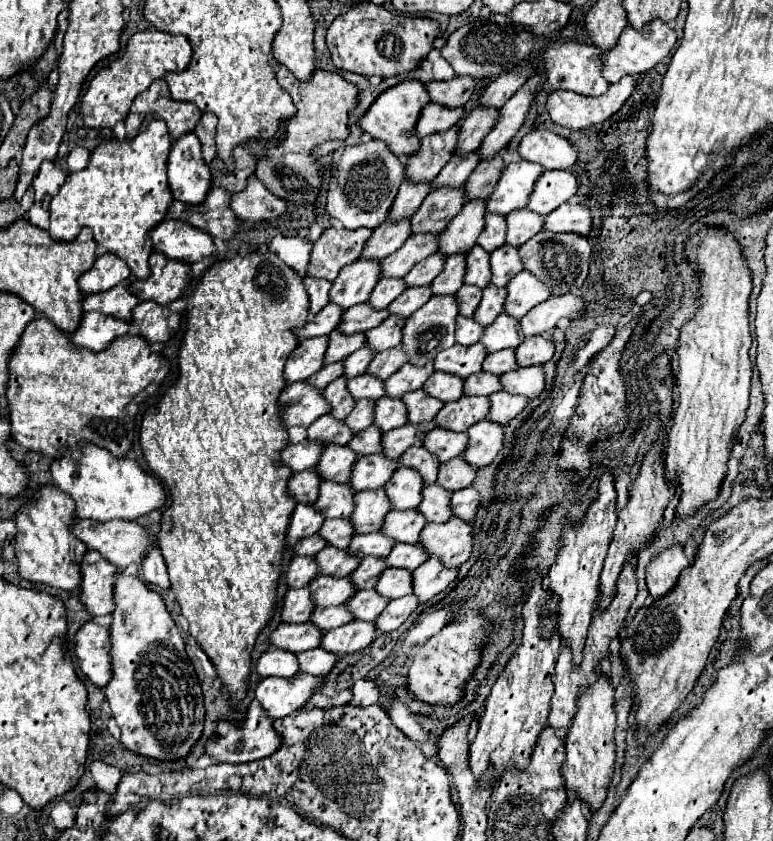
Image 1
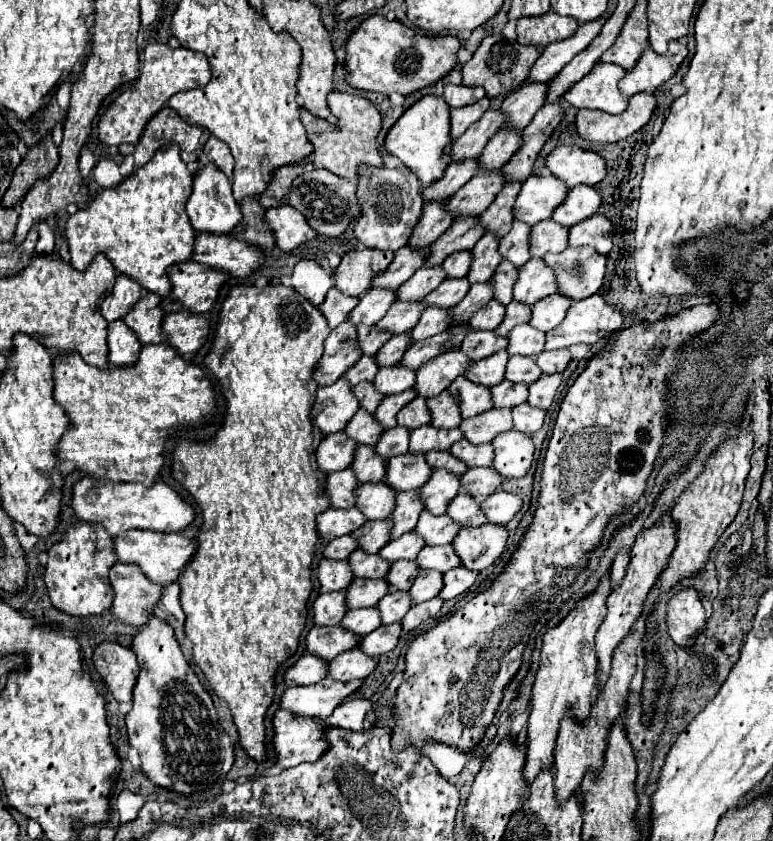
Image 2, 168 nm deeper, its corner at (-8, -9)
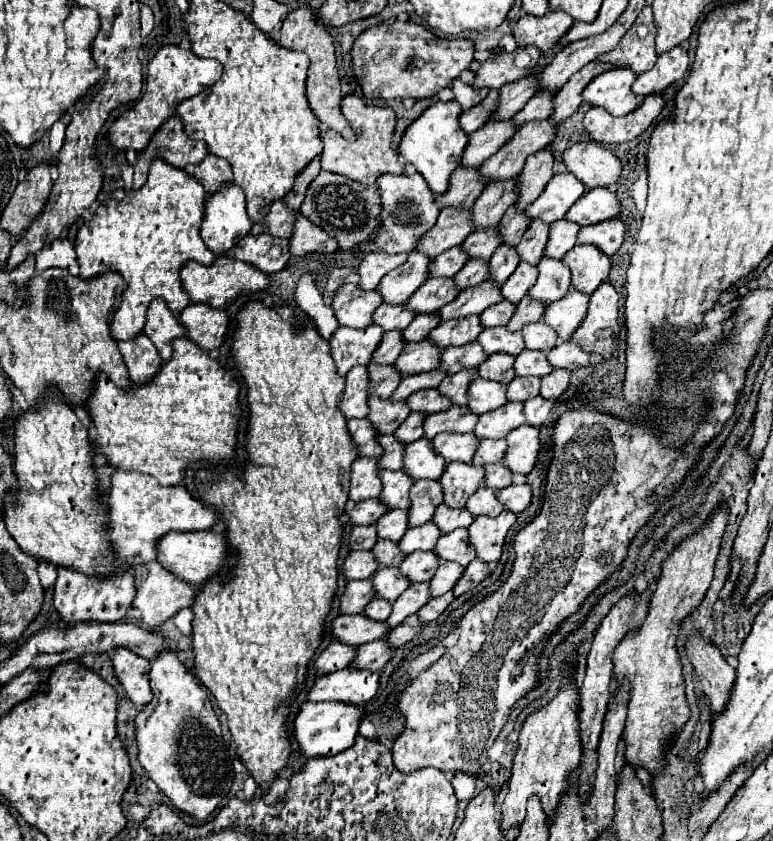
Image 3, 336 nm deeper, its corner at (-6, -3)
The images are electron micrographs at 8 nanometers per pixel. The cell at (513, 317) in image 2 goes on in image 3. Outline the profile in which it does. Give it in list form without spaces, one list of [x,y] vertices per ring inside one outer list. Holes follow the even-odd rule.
[[[525,296],[525,300],[517,304],[517,312],[515,312],[515,316],[511,318],[511,324],[507,324],[507,330],[509,330],[509,332],[517,332],[517,330],[521,330],[525,324],[539,322],[539,320],[543,318],[545,306],[547,306],[545,302],[537,302],[537,300],[533,300],[531,296]]]

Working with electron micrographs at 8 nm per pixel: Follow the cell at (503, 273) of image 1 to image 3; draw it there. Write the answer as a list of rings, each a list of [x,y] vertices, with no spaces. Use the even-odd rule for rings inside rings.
[[[543,258],[539,262],[539,278],[537,284],[531,288],[529,296],[535,300],[543,300],[545,304],[551,304],[555,300],[561,300],[571,286],[571,270],[561,260]]]

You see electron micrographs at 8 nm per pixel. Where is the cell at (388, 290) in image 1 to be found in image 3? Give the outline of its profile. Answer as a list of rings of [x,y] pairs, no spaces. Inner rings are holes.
[[[461,246],[449,248],[443,254],[435,258],[435,264],[431,264],[431,276],[455,276],[465,264],[469,262],[469,254],[461,250]]]

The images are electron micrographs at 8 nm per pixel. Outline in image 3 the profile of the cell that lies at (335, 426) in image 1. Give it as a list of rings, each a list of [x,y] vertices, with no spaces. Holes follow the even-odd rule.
[[[371,396],[371,416],[369,420],[379,428],[379,434],[393,434],[399,424],[409,416],[411,408],[407,406],[407,400],[383,400],[379,396]]]

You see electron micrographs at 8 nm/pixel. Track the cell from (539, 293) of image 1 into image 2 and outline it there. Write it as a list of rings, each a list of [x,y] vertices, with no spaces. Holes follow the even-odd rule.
[[[551,294],[541,300],[537,300],[531,306],[531,320],[529,324],[541,332],[549,332],[555,326],[561,324],[561,318],[565,318],[565,310],[571,306],[571,300],[563,294]]]

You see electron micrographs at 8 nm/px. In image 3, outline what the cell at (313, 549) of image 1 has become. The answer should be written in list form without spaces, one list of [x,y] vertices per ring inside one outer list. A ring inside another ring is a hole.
[[[355,526],[349,538],[349,546],[351,550],[371,550],[377,542],[377,528],[371,526]]]

